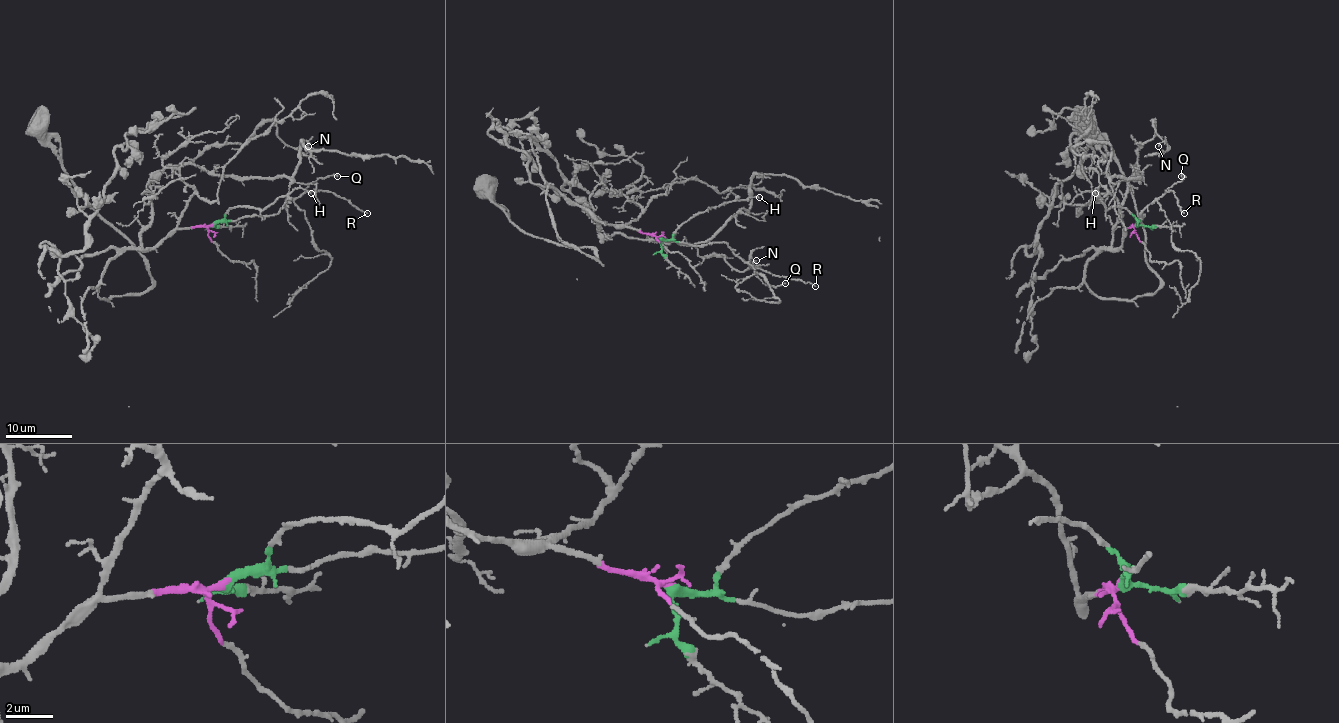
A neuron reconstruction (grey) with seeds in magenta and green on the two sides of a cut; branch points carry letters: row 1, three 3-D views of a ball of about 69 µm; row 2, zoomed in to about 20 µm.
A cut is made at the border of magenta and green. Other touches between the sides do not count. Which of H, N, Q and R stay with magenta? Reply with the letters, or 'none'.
N

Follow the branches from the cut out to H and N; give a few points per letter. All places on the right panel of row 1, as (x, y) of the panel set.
H: (1135, 225), (1137, 220), (1120, 207), (1105, 208), (1097, 188), (1095, 193)
N: (1135, 225), (1112, 247), (1139, 145), (1154, 137), (1154, 122), (1169, 147), (1159, 147)

